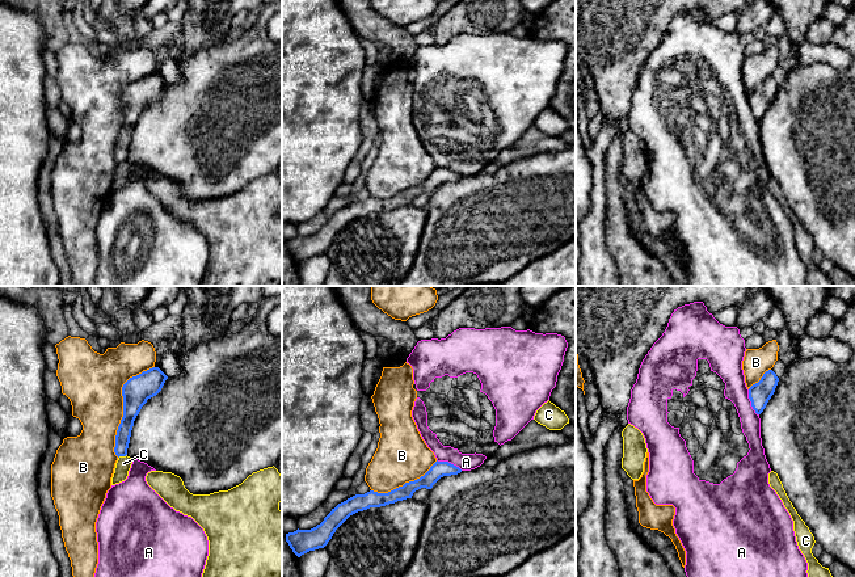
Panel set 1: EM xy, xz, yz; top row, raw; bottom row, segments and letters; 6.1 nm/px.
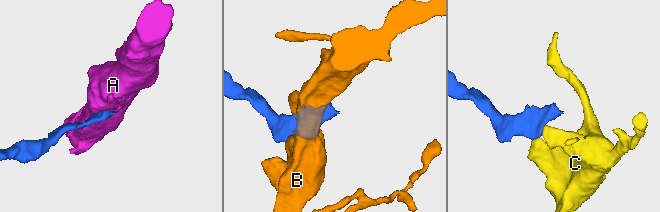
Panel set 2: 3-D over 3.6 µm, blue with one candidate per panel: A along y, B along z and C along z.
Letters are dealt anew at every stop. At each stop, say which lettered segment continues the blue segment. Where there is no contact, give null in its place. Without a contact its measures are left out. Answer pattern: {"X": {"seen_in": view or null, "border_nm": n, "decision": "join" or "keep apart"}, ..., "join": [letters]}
{"A": {"seen_in": "yz", "border_nm": 170, "decision": "keep apart"}, "B": {"seen_in": "xy", "border_nm": 600, "decision": "keep apart"}, "C": {"seen_in": "xy", "border_nm": 60, "decision": "keep apart"}, "join": []}

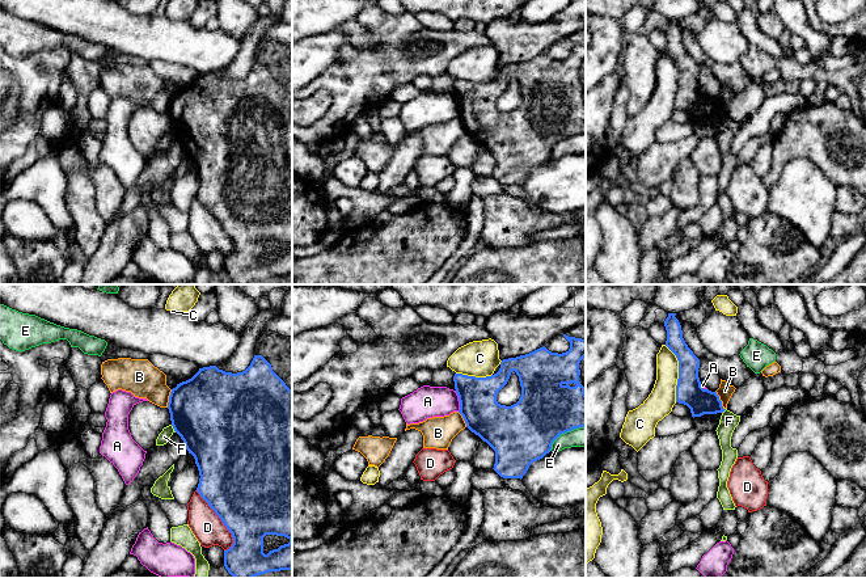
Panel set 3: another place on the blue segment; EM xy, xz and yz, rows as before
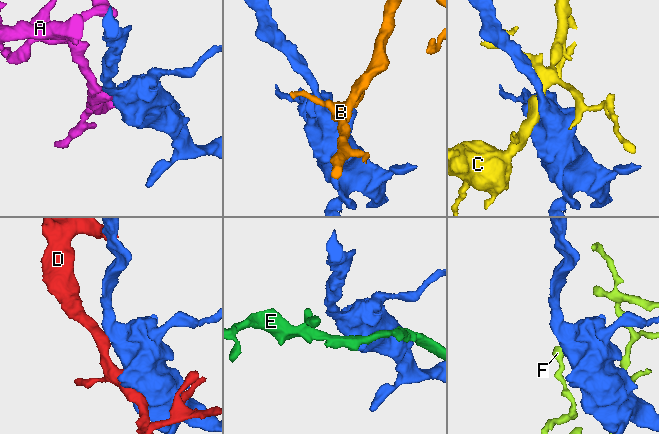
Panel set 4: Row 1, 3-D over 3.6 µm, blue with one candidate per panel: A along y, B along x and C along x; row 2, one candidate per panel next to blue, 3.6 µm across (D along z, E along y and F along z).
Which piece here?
{"A": {"seen_in": "xz", "border_nm": 130, "decision": "keep apart"}, "B": {"seen_in": "yz", "border_nm": 130, "decision": "keep apart"}, "C": {"seen_in": "yz", "border_nm": 360, "decision": "keep apart"}, "D": {"seen_in": "xy", "border_nm": 420, "decision": "keep apart"}, "E": {"seen_in": "xz", "border_nm": 280, "decision": "keep apart"}, "F": {"seen_in": "xy", "border_nm": 60, "decision": "keep apart"}, "join": []}

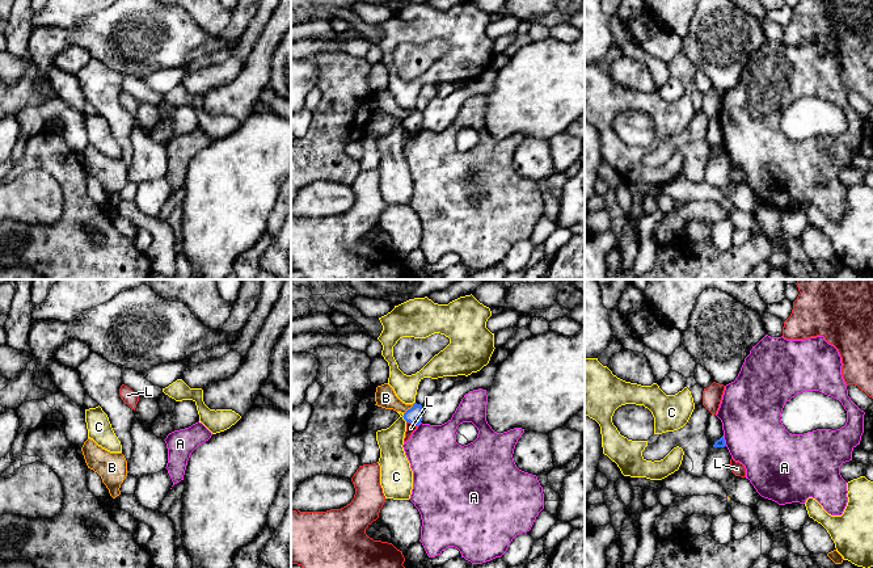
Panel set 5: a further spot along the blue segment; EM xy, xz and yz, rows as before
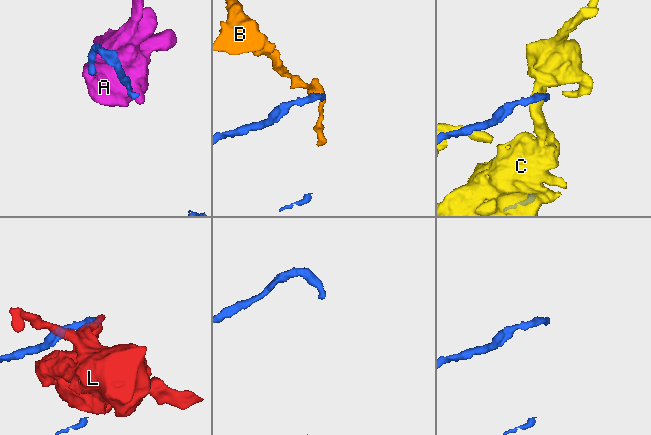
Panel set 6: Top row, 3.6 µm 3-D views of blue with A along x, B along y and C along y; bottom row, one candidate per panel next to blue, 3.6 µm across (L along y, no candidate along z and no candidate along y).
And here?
{"A": {"seen_in": "yz", "border_nm": 70, "decision": "keep apart"}, "B": {"seen_in": "xz", "border_nm": 100, "decision": "keep apart"}, "C": {"seen_in": "xz", "border_nm": 60, "decision": "keep apart"}, "L": {"seen_in": "xz", "border_nm": 80, "decision": "keep apart"}, "join": []}

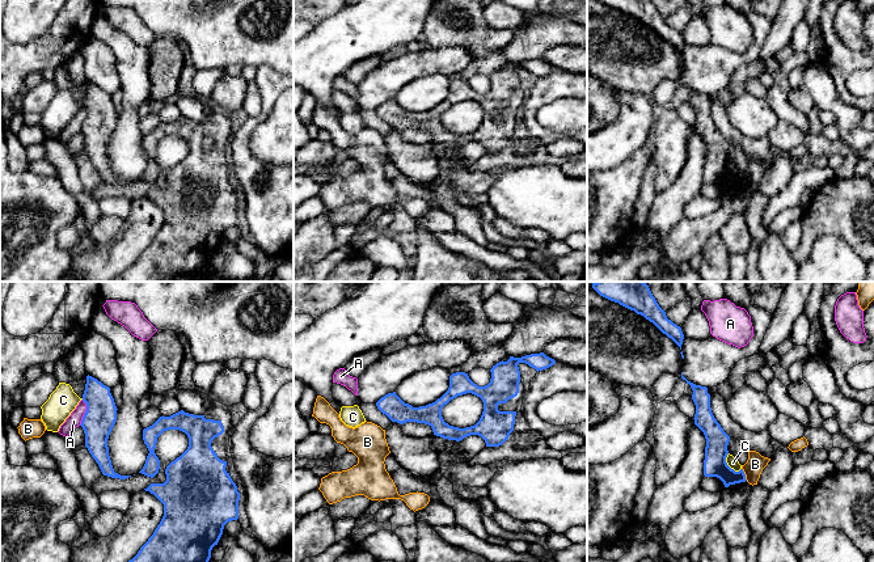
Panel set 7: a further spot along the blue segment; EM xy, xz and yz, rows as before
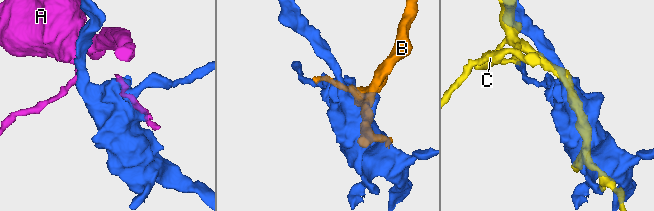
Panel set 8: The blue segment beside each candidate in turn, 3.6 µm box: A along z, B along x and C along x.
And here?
{"A": {"seen_in": "xy", "border_nm": 160, "decision": "keep apart"}, "B": {"seen_in": "yz", "border_nm": 90, "decision": "keep apart"}, "C": {"seen_in": "yz", "border_nm": 140, "decision": "keep apart"}, "join": []}

